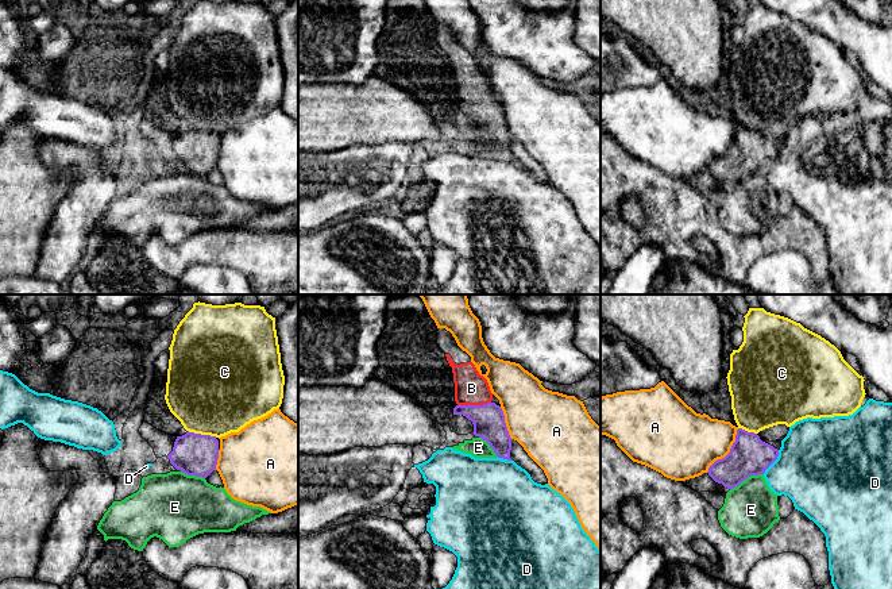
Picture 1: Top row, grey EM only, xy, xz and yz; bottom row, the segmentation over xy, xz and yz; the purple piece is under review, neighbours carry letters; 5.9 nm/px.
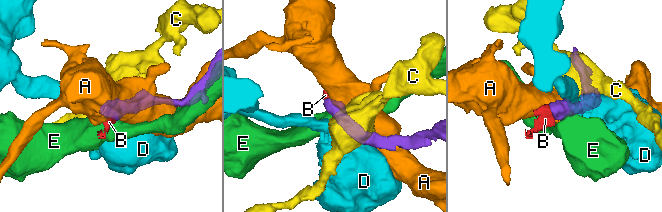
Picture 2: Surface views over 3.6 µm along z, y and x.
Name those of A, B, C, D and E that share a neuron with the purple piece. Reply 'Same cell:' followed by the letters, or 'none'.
Same cell: B

